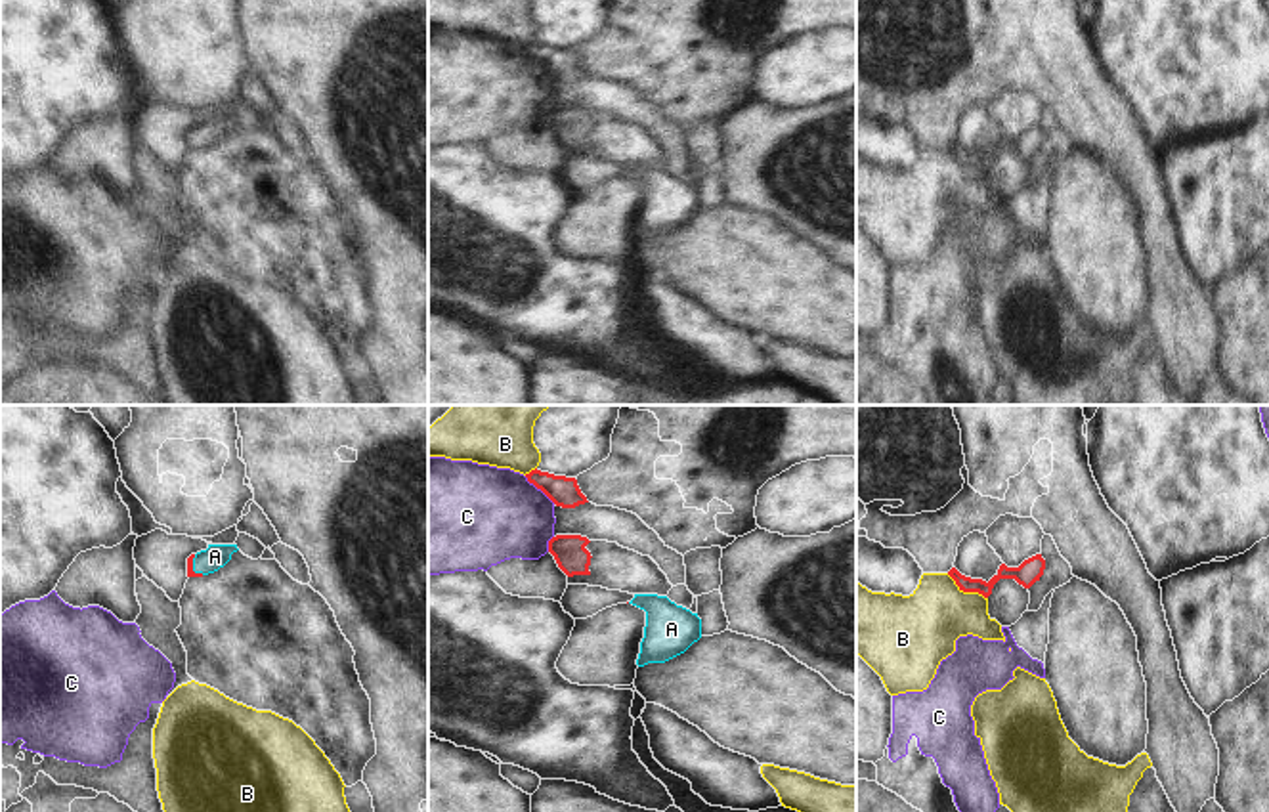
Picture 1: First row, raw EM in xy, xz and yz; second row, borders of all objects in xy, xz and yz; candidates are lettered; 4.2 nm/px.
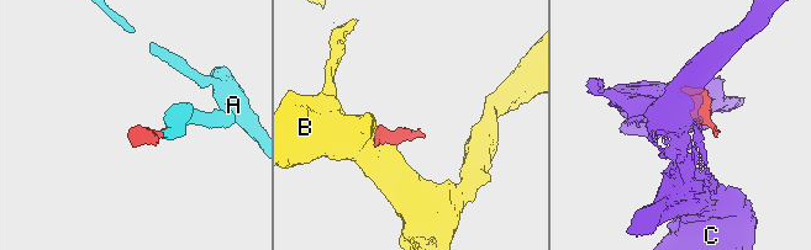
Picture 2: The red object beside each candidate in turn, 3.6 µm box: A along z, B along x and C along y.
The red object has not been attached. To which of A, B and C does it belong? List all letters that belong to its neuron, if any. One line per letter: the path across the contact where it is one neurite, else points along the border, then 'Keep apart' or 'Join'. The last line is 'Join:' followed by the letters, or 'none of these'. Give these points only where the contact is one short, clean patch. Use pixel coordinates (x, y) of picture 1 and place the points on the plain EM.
A: Path across: xy (190, 132), (192, 140), (215, 128). Join
B: Keep apart
C: Keep apart
Join: A

